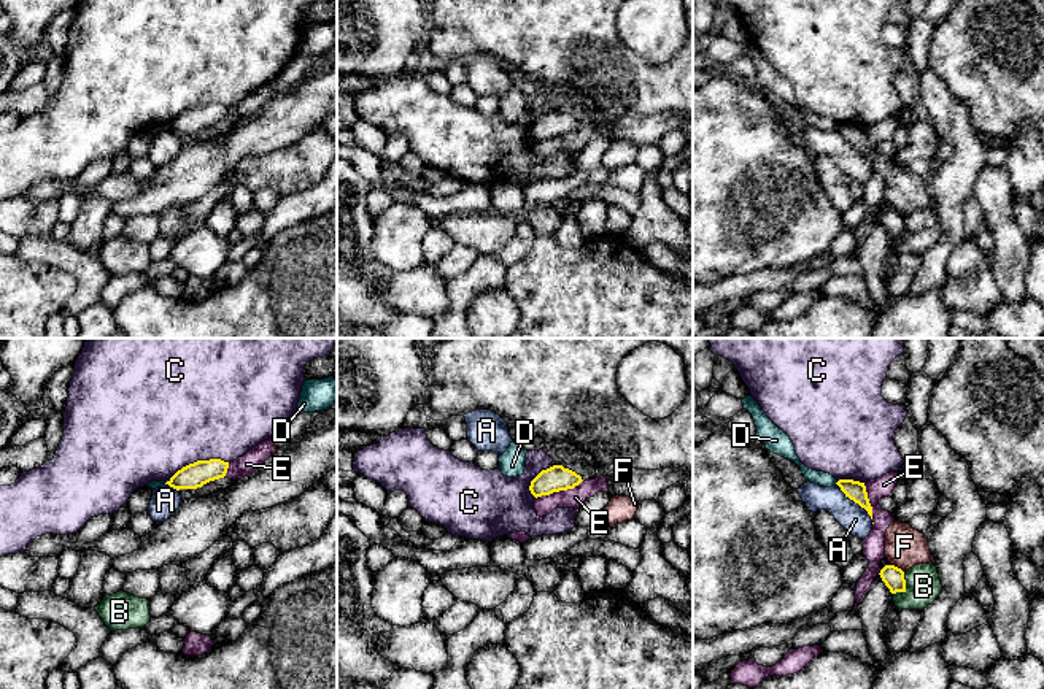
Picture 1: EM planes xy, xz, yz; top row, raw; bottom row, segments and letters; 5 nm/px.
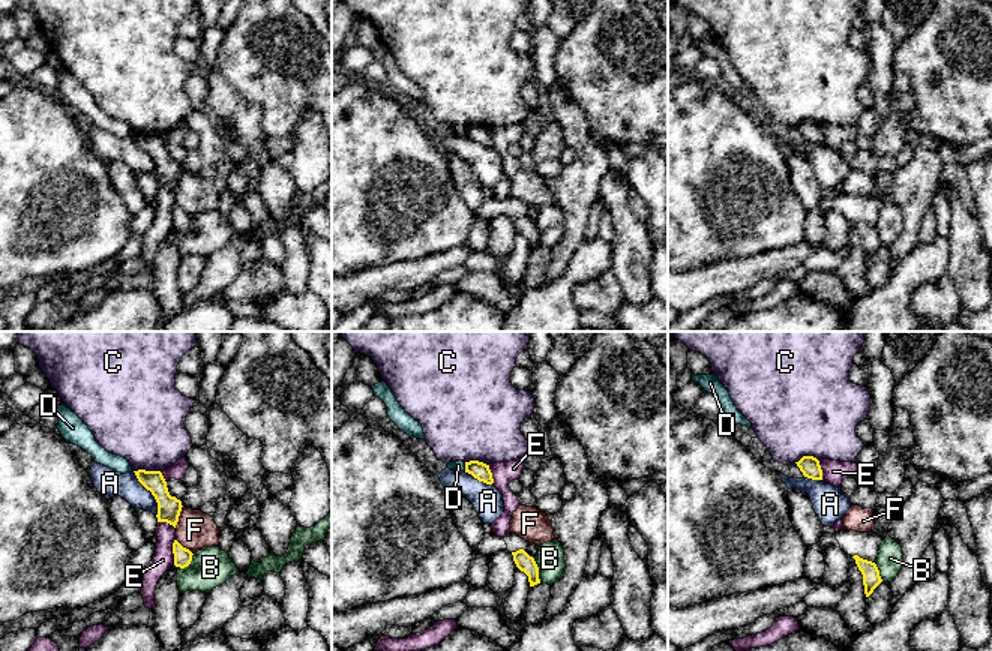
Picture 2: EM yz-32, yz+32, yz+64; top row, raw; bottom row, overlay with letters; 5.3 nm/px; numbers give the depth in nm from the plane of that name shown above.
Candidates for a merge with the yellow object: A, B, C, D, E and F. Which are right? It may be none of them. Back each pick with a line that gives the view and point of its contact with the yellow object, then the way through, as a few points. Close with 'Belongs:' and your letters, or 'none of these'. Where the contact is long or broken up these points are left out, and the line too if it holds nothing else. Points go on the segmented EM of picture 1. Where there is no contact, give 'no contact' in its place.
Belongs: none of these

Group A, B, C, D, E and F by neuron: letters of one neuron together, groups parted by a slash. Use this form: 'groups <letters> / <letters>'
groups A / B / C / D / E / F

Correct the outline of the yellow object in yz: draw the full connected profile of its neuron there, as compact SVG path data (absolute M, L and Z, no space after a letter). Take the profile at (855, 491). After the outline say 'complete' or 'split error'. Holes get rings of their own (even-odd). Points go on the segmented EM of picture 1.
M839 479L836 484L841 487L845 497L864 508L872 519L872 506L869 503L864 483L853 479Z; complete

